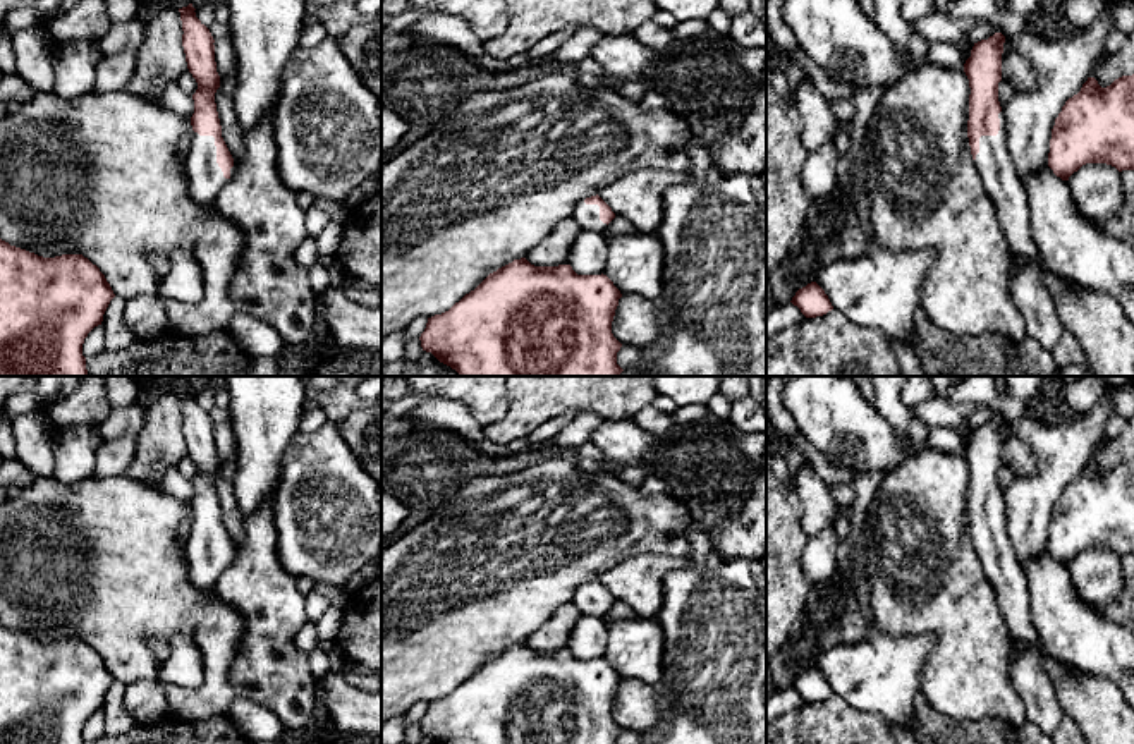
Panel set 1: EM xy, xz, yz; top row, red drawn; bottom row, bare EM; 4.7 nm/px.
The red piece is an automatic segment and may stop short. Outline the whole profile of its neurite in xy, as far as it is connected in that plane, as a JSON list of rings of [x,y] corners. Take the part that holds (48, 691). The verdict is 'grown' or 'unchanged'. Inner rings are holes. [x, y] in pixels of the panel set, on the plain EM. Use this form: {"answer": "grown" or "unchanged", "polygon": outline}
{"answer": "unchanged", "polygon": [[[0,624],[0,744],[86,744],[82,729],[115,682],[82,639],[43,643]]]}

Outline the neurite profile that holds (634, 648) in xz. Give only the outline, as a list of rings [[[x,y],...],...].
[[[634,617],[607,624],[607,660],[620,679],[655,686],[662,679],[663,631],[656,620]]]

